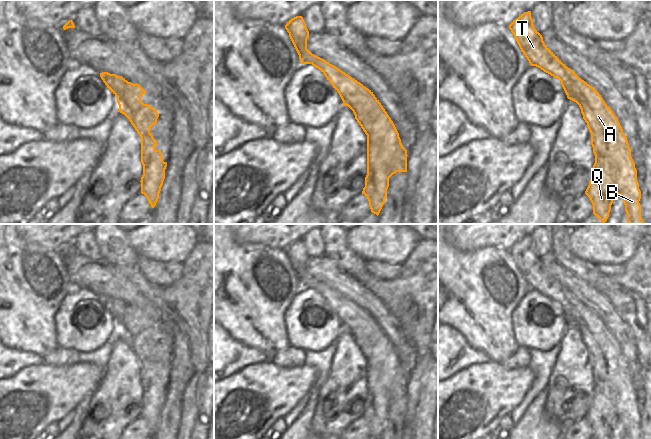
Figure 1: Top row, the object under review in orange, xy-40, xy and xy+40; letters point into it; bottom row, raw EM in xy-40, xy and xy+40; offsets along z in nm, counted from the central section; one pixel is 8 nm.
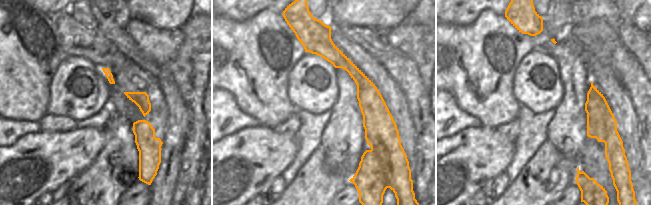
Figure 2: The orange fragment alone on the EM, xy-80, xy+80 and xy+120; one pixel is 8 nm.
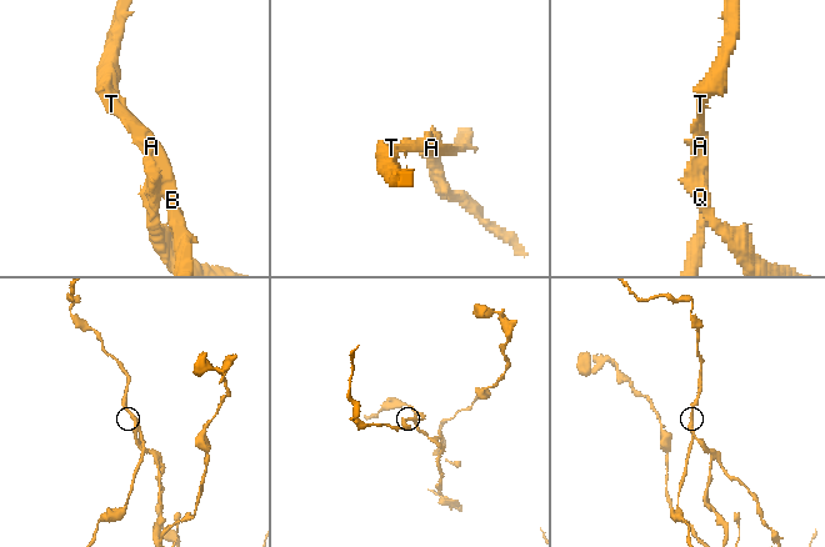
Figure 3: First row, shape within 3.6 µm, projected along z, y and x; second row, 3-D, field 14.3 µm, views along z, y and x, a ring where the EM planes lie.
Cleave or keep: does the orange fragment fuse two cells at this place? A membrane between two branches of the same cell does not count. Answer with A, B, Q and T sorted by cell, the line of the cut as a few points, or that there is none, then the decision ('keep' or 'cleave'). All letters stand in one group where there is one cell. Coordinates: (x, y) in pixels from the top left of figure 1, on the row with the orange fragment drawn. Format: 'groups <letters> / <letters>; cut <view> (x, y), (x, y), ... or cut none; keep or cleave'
groups A B T / Q; cut xy (367, 141), (378, 147), (379, 154), (388, 167), (389, 177); cleave

